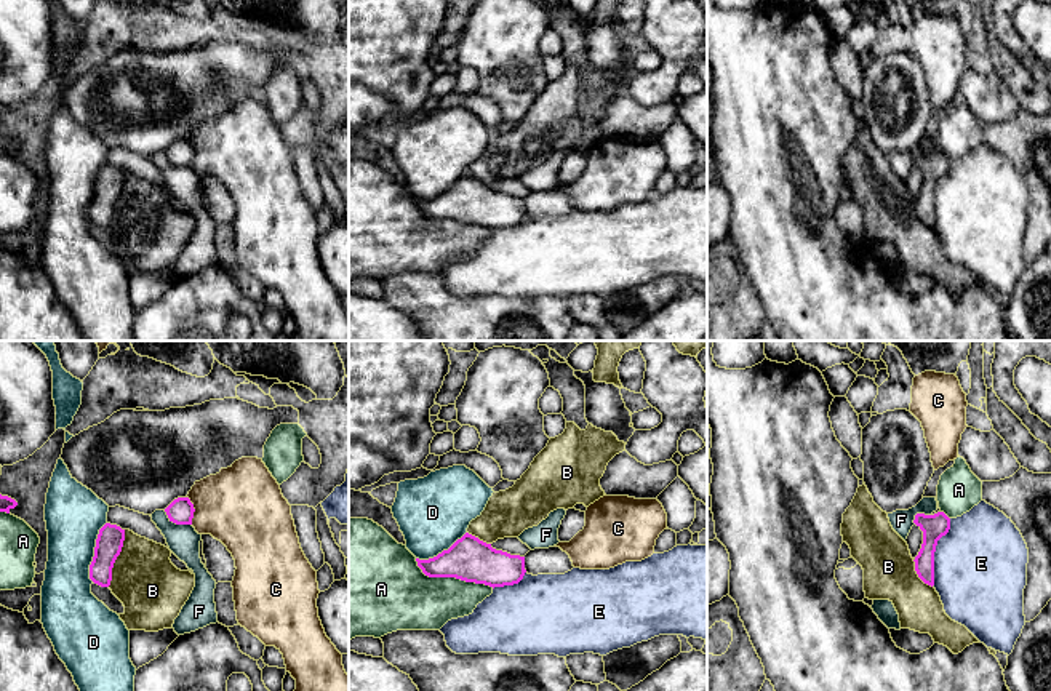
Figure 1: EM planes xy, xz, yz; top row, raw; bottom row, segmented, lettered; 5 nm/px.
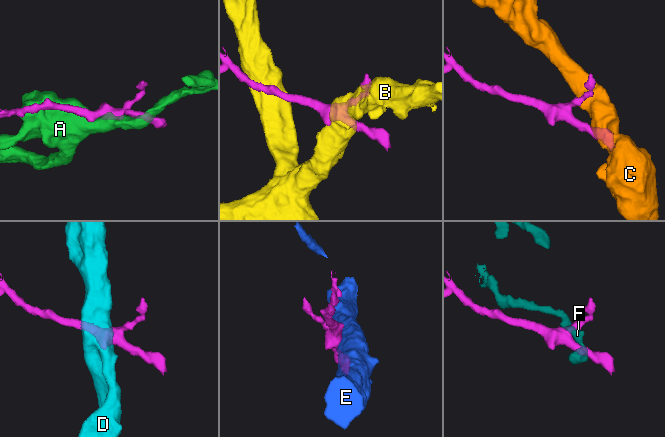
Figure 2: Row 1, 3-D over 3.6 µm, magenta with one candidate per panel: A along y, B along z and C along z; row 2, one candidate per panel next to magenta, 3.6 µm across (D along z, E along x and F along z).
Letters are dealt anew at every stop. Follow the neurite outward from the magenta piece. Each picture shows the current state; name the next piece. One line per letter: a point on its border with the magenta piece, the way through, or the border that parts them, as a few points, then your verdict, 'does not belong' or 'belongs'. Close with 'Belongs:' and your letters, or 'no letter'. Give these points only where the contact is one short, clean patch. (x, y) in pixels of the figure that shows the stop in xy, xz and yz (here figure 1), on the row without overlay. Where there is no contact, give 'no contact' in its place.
A: xz (451, 218) | does not belong
B: xy (115, 200) | does not belong
C: xy (194, 152) | does not belong
D: xy (95, 194) | does not belong
E: yz (935, 192) | does not belong
F: xy (176, 165) | along xy (163, 152), (173, 163), (191, 167) | does not belong
Belongs: no letter

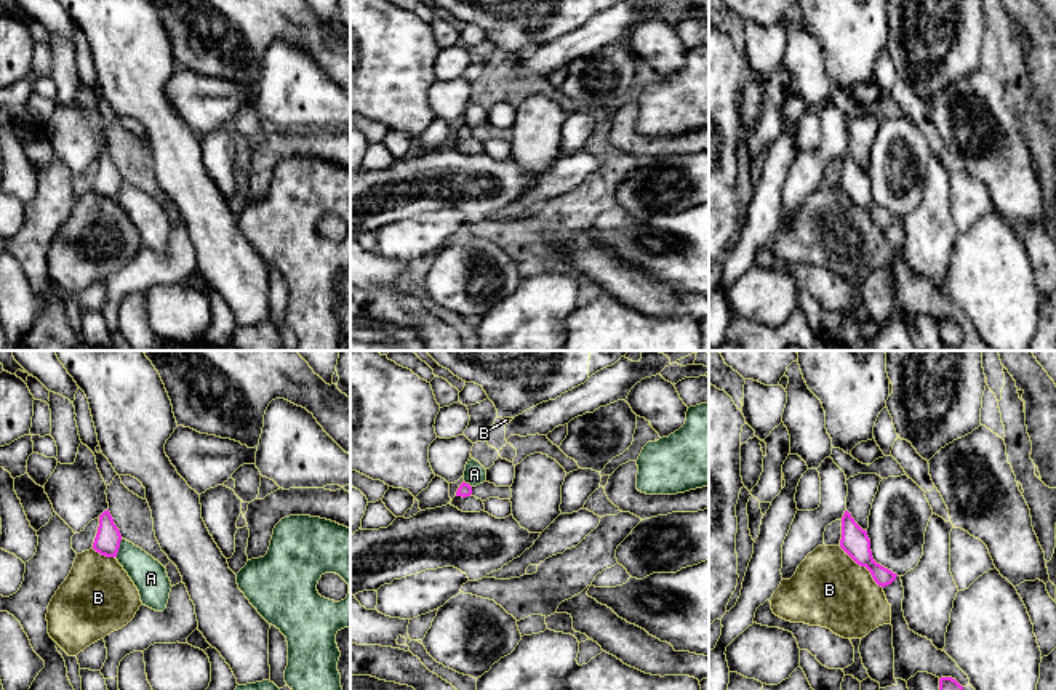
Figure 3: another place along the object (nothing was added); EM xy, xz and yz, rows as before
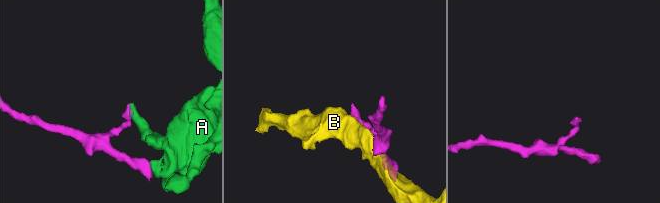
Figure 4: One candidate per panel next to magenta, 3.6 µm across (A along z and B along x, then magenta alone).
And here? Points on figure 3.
A: xy (117, 189) | along xy (122, 180), (116, 199) | does not belong
B: yz (863, 207) | does not belong
Belongs: no letter

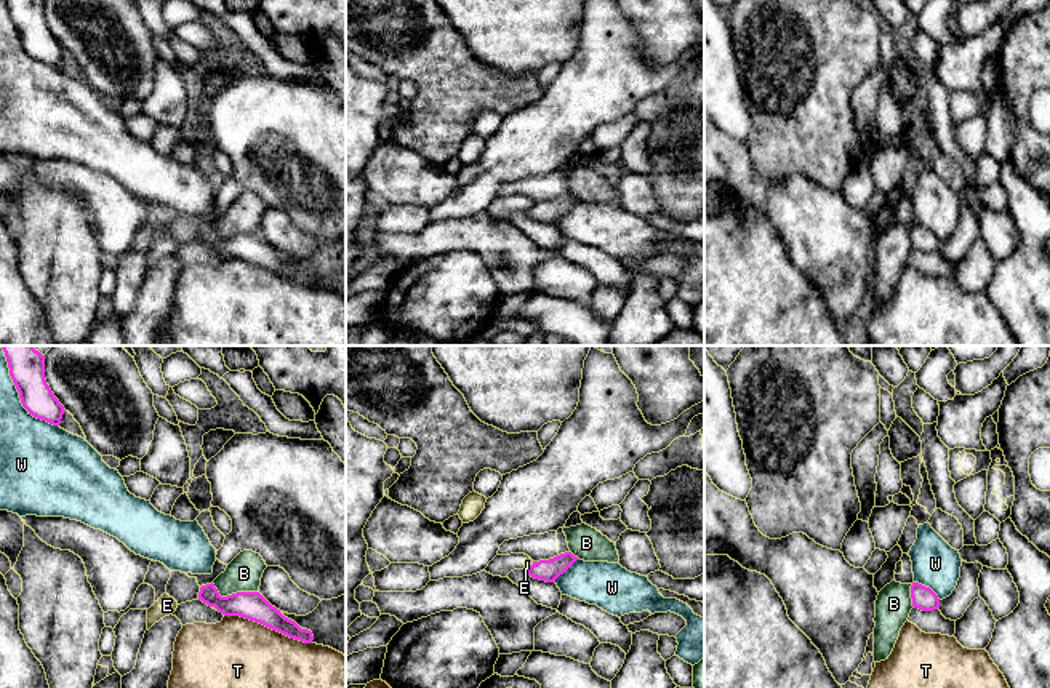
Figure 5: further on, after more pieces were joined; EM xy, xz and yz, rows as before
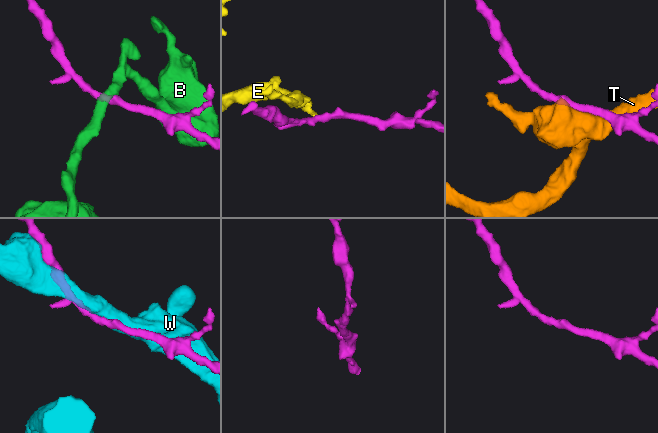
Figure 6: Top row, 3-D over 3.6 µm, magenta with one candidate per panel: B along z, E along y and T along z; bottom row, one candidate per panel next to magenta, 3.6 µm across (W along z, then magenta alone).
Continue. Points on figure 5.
B: xy (234, 236) | along xy (212, 224), (221, 237), (258, 232) | does not belong
E: xz (530, 207) | along xz (533, 204), (525, 210) | does not belong
T: xy (268, 268) | does not belong
W: xy (21, 42) | does not belong
Belongs: no letter

